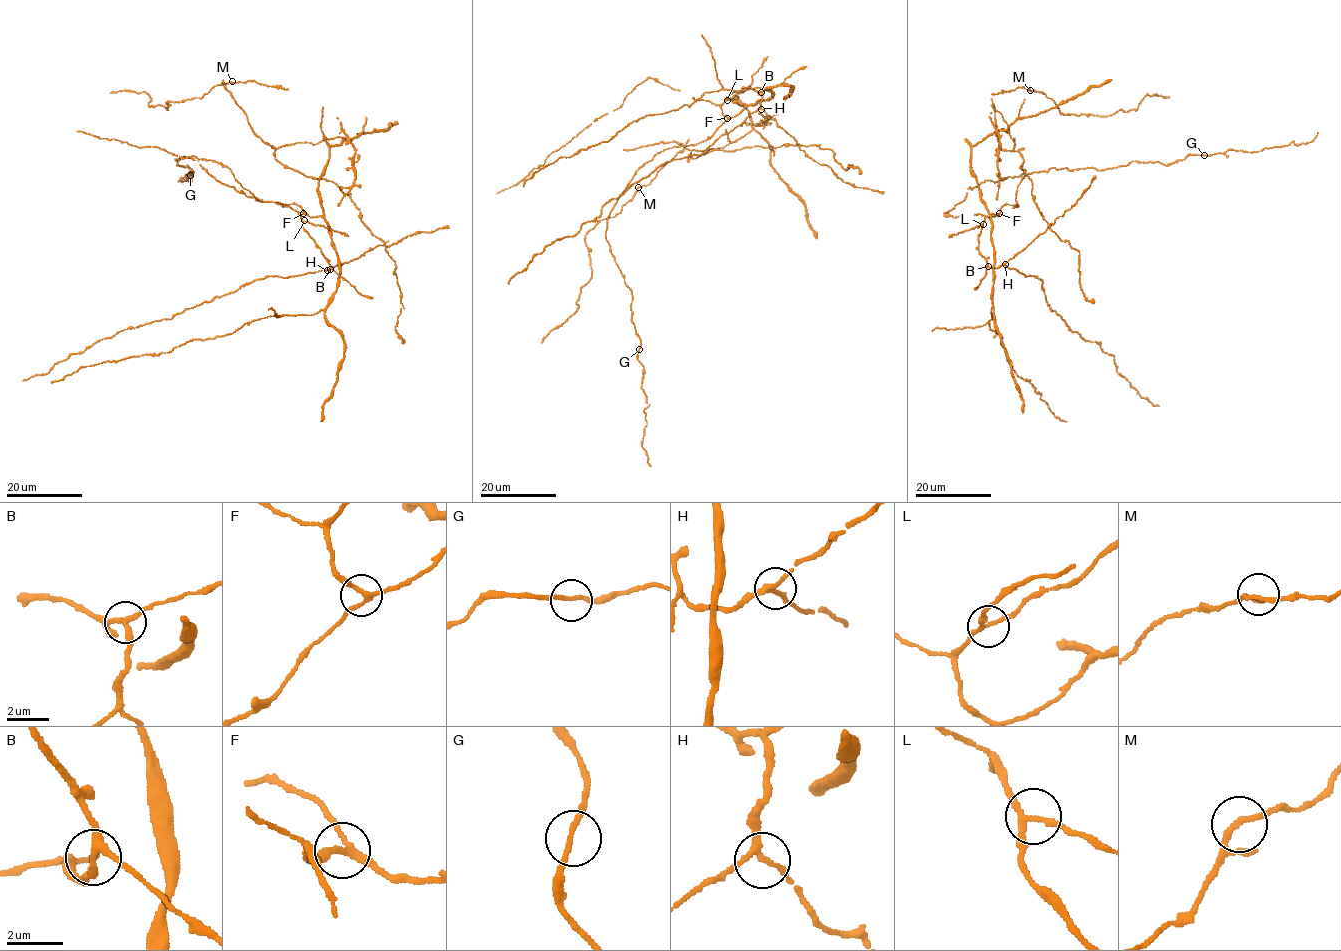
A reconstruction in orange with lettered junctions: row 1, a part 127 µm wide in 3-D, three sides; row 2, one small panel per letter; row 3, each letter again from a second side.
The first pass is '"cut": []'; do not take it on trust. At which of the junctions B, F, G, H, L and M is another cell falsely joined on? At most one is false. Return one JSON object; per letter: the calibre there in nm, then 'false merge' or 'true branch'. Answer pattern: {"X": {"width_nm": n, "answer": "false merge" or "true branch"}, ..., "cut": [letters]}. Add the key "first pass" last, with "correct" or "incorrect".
{"B": {"width_nm": 240, "answer": "true branch"}, "F": {"width_nm": 200, "answer": "true branch"}, "G": {"width_nm": 180, "answer": "true branch"}, "H": {"width_nm": 200, "answer": "true branch"}, "L": {"width_nm": 170, "answer": "false merge"}, "M": {"width_nm": 160, "answer": "true branch"}, "cut": ["L"], "first pass": "incorrect"}

